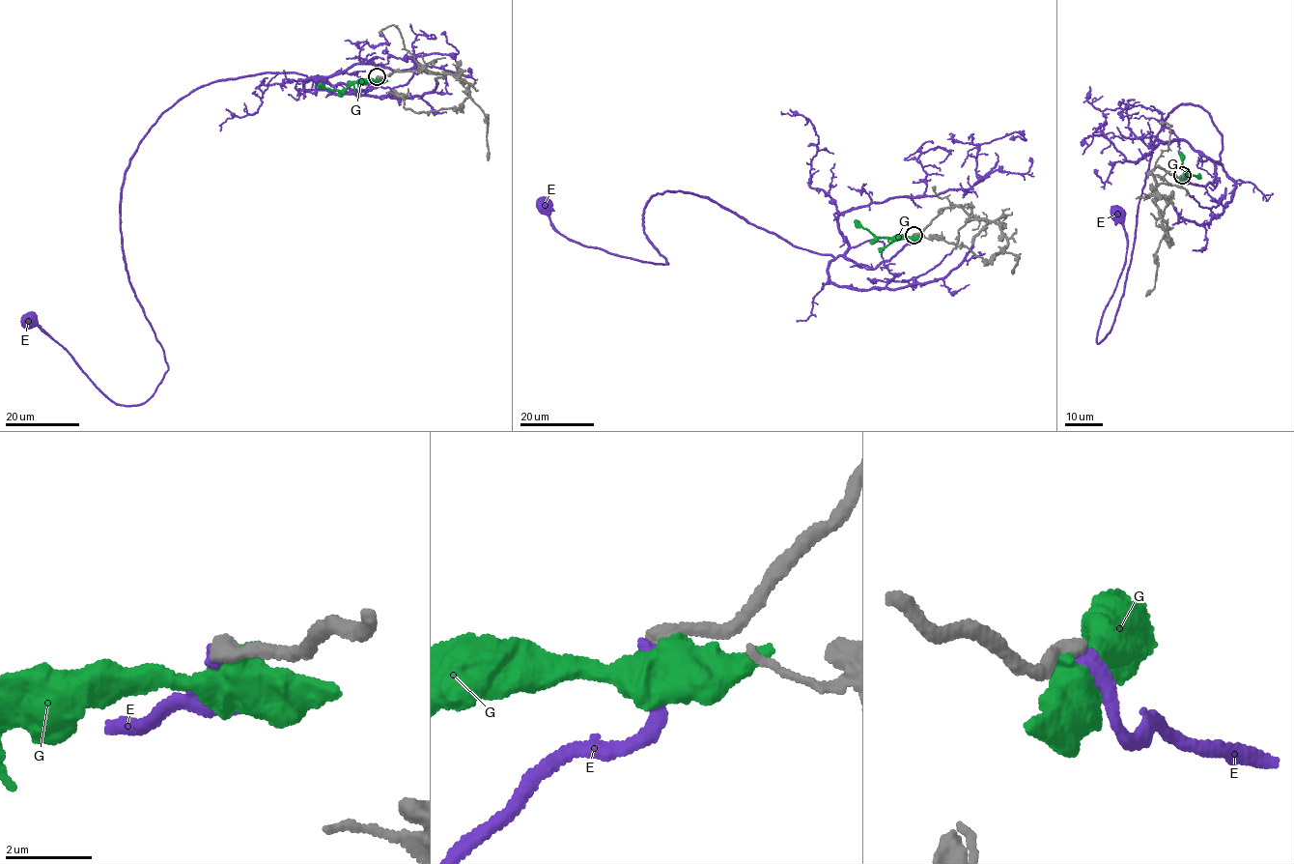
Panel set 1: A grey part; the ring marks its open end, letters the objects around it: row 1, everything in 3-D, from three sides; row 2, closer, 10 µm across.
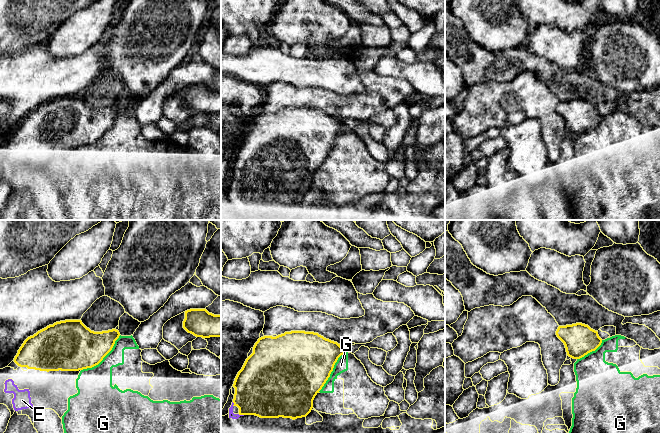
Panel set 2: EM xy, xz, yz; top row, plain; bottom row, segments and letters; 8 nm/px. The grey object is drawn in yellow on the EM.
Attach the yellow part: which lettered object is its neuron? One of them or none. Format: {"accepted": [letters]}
{"accepted": ["E"]}

